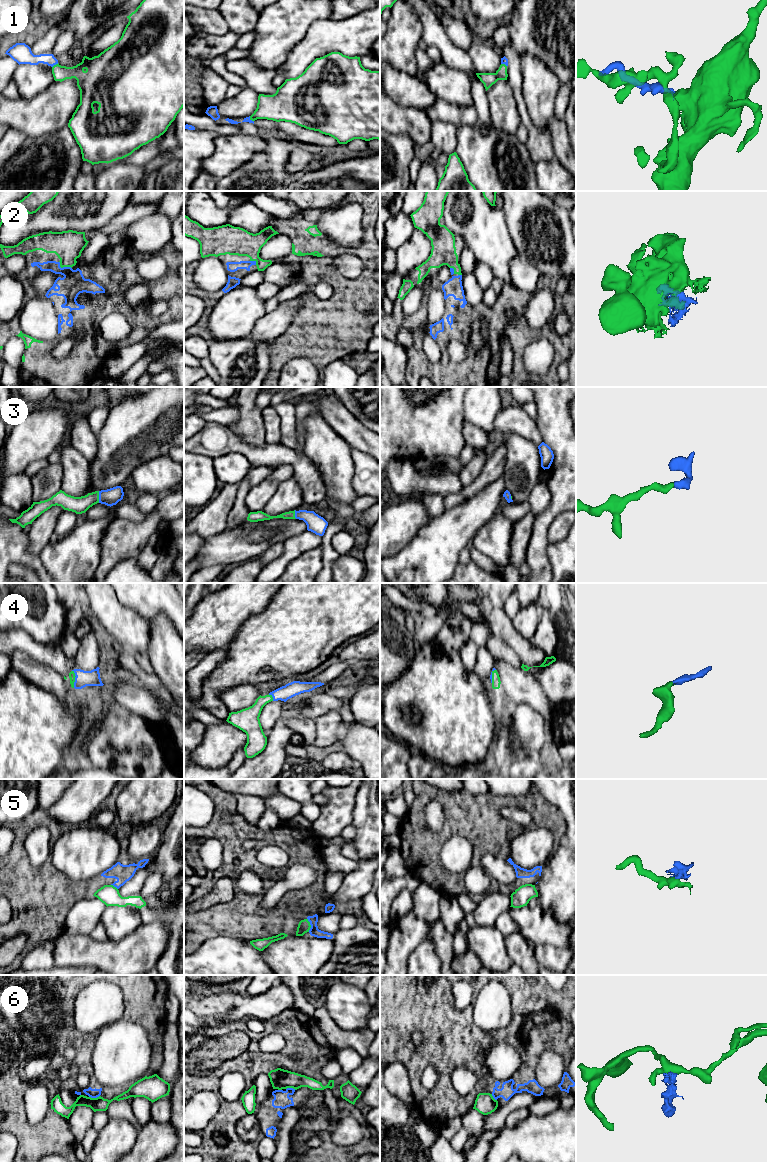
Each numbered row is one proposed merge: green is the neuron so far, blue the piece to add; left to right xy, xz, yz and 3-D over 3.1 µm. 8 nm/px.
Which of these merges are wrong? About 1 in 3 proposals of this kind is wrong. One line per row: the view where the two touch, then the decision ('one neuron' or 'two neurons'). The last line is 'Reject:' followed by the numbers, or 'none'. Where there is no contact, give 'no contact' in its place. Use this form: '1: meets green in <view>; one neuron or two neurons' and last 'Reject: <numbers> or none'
1: meets green in xy; one neuron
2: meets green in xy; one neuron
3: meets green in xy; one neuron
4: meets green in xy; one neuron
5: meets green in xz; two neurons
6: meets green in xy; two neurons
Reject: 5, 6

